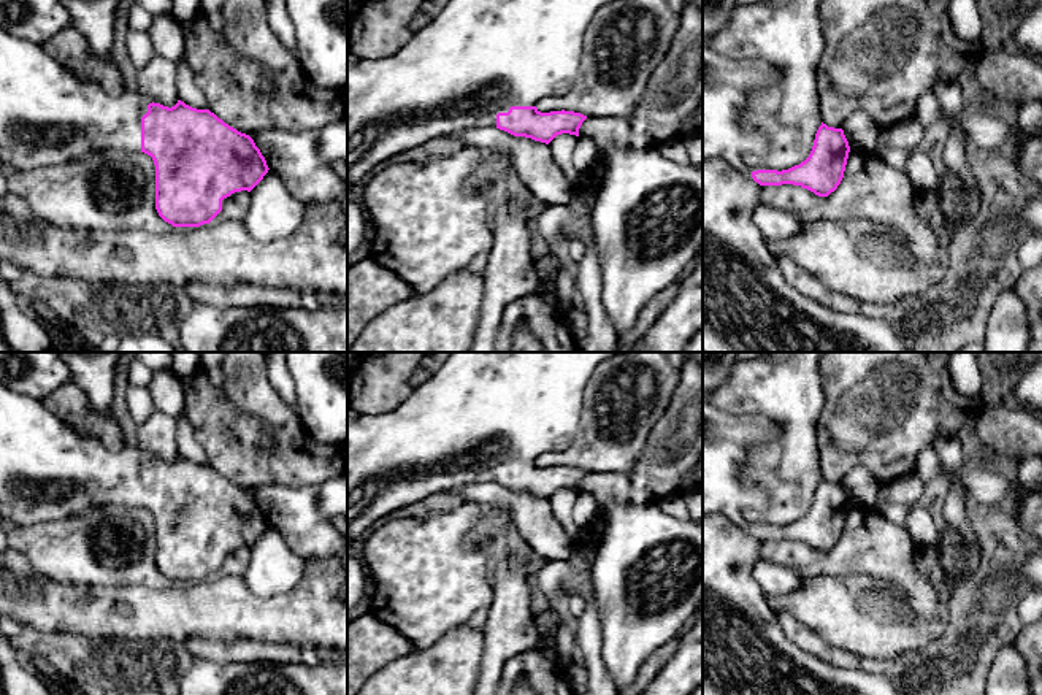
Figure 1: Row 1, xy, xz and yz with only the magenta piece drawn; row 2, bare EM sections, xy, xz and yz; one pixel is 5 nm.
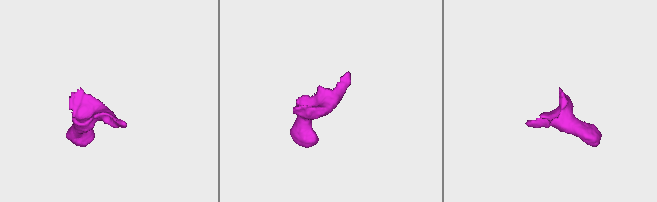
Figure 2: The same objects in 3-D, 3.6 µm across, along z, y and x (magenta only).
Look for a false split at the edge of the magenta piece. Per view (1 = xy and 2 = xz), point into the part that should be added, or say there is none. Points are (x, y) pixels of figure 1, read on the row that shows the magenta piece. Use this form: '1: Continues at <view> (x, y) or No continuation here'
1: Continues at xy (48, 116)
2: Continues at xz (478, 57)

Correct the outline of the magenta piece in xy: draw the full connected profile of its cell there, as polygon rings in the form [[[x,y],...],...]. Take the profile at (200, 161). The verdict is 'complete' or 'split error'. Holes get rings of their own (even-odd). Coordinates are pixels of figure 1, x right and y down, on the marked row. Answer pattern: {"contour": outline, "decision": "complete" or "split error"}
{"contour": [[[0,29],[3,170],[65,165],[109,149],[133,149],[152,157],[155,209],[173,227],[209,224],[222,211],[224,198],[241,190],[251,192],[270,170],[254,140],[209,109],[197,109],[181,100],[171,108],[151,103],[138,89],[109,94],[94,81],[79,79],[41,44]]], "decision": "split error"}

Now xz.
{"contour": [[[449,0],[442,11],[428,25],[414,32],[411,40],[393,56],[360,59],[347,52],[347,189],[379,162],[463,129],[496,127],[514,136],[525,136],[546,144],[561,133],[579,136],[579,129],[587,116],[565,109],[541,113],[536,105],[542,98],[563,95],[573,87],[580,73],[584,33],[593,16],[611,2],[617,0]]], "decision": "split error"}

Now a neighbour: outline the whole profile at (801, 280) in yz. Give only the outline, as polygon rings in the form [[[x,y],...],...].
[[[790,257],[777,259],[785,281],[803,295],[837,313],[858,313],[860,303],[844,294],[831,290],[817,276],[799,267]]]

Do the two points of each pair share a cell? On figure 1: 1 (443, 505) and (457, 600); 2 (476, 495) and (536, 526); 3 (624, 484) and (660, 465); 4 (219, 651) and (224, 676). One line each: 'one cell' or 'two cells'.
1: two cells
2: one cell
3: one cell
4: two cells

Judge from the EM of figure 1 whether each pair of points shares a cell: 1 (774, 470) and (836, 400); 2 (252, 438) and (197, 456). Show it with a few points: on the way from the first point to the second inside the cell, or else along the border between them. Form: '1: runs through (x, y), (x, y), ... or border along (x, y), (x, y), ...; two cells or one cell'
1: border along (823, 383), (823, 411), (817, 424), (819, 457); two cells
2: border along (189, 418), (194, 437), (210, 464); two cells

